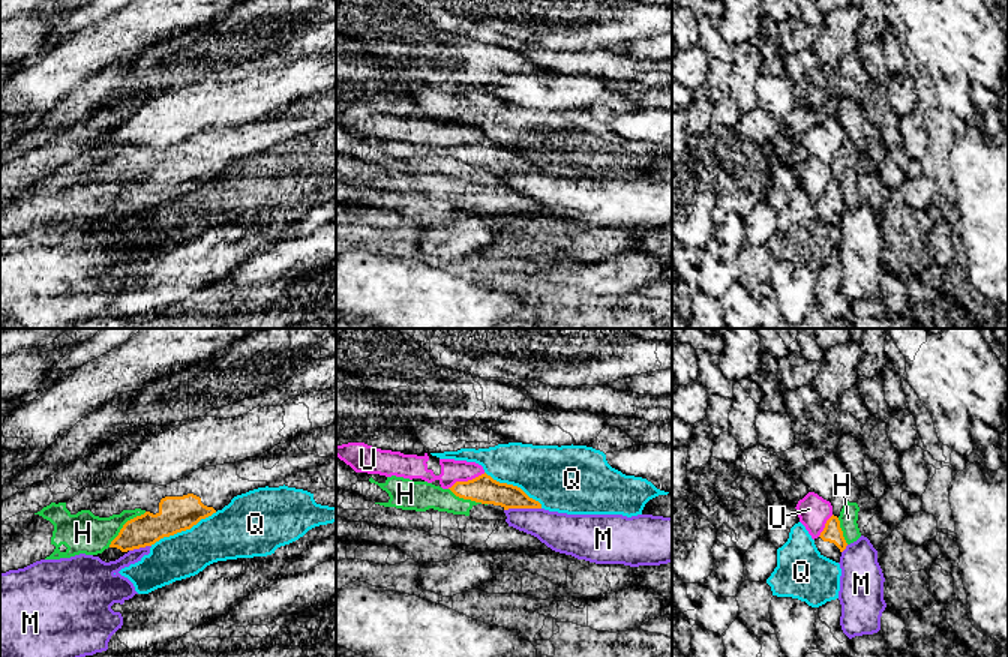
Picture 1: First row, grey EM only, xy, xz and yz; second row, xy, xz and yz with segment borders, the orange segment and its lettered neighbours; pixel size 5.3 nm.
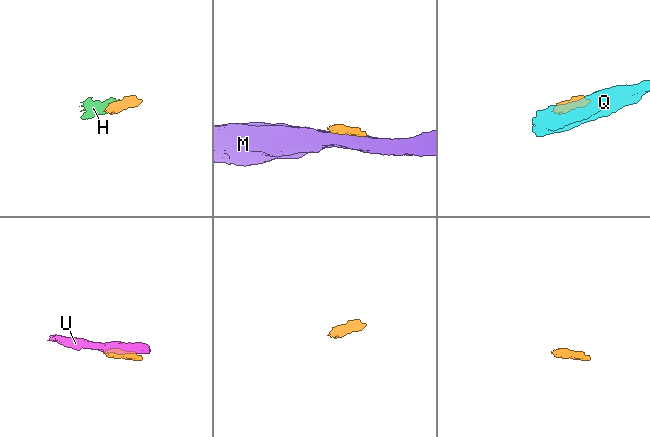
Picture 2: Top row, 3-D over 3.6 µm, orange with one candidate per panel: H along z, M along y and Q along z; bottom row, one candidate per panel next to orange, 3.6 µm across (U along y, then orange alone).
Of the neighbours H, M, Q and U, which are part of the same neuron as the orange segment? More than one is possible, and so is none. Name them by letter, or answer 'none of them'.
none of them

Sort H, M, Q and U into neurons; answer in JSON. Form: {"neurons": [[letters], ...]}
{"neurons": [["H"], ["M"], ["Q"], ["U"]]}

